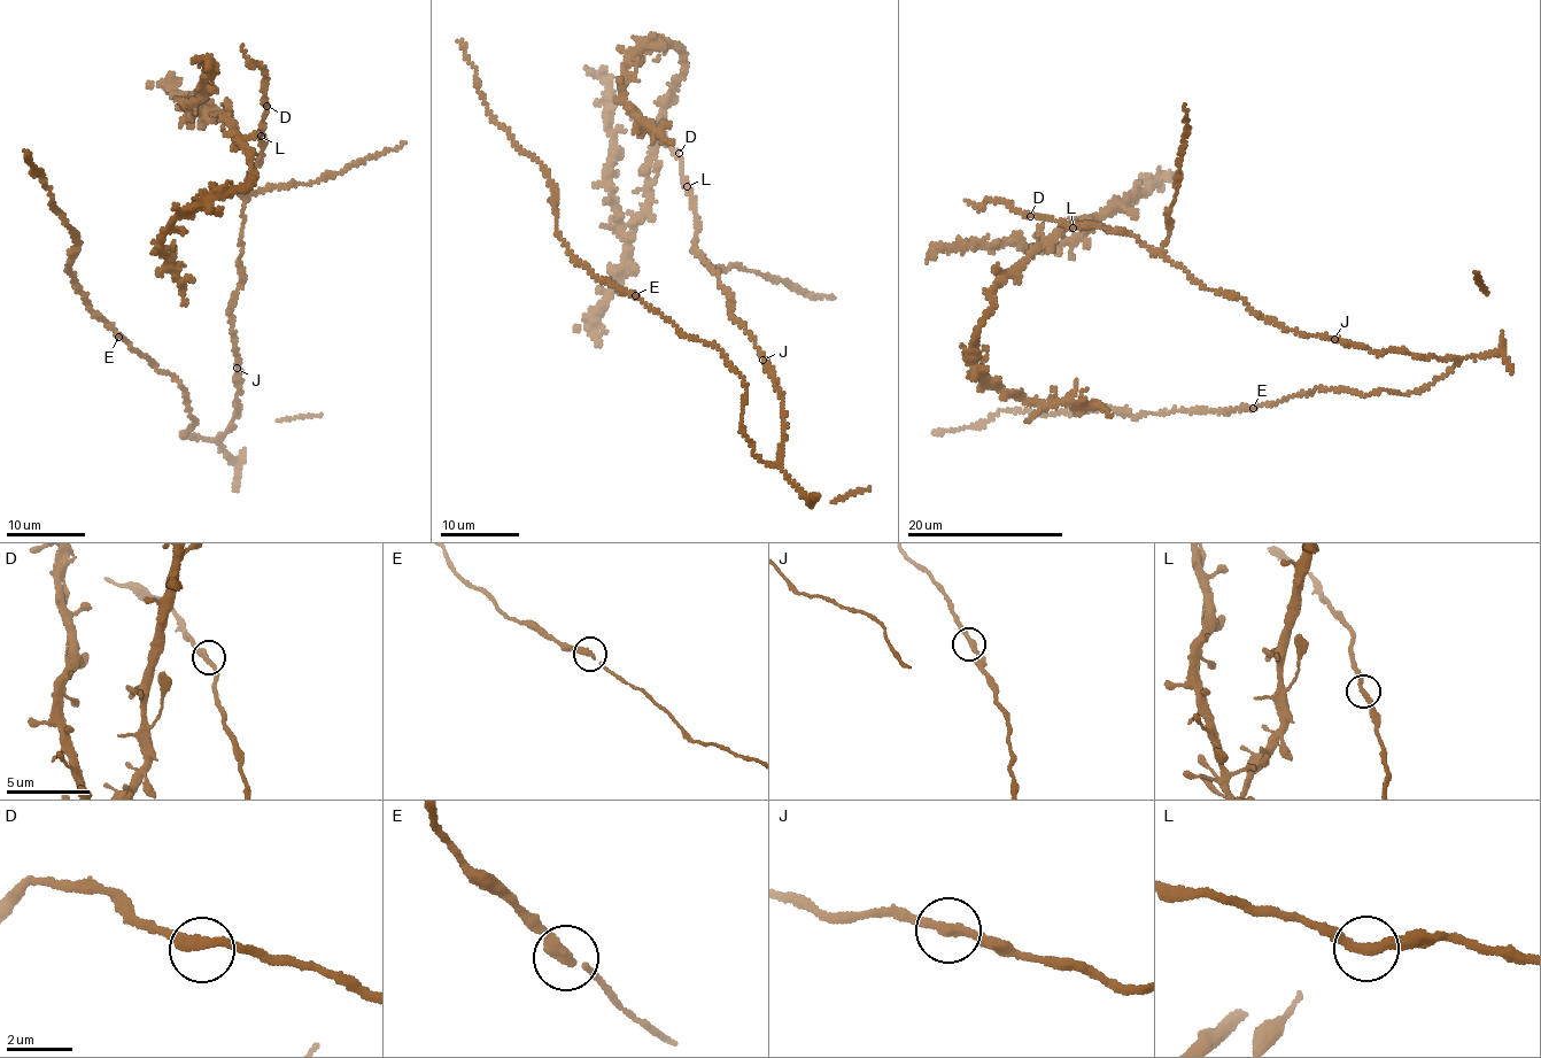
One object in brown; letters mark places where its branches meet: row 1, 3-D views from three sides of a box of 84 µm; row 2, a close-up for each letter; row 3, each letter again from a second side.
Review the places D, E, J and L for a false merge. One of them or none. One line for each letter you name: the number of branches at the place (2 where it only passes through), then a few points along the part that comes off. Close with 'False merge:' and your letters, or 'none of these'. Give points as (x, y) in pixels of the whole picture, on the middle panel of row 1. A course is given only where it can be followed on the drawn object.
False merge: none of these

